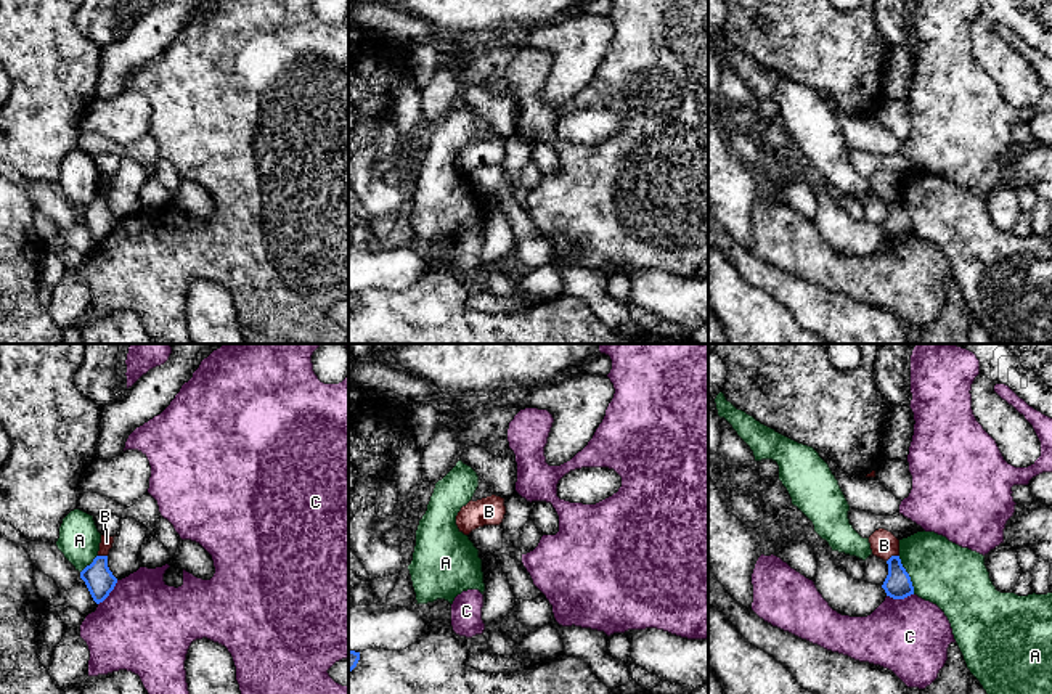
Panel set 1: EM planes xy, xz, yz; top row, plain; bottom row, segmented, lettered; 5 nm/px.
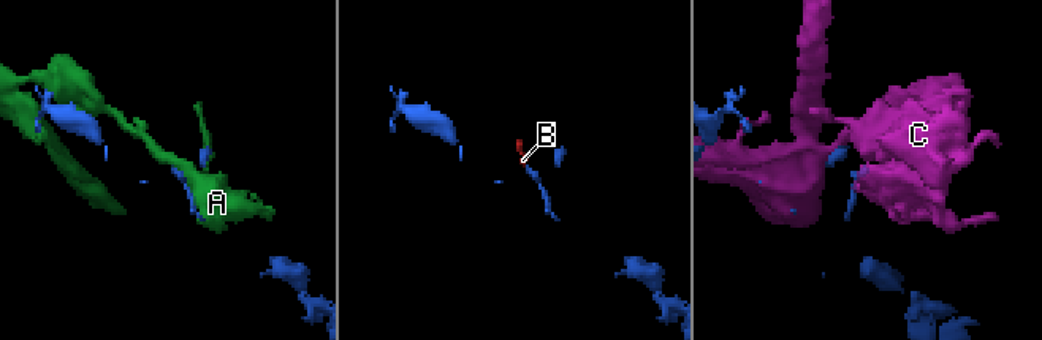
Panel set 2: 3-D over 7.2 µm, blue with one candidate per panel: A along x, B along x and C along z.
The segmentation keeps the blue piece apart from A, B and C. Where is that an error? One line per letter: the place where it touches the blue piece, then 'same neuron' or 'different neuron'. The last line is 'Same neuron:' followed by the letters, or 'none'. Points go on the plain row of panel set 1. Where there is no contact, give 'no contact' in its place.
A: yz (908, 216) | different neuron
B: yz (892, 196) | same neuron
C: yz (900, 238) | different neuron
Same neuron: B

